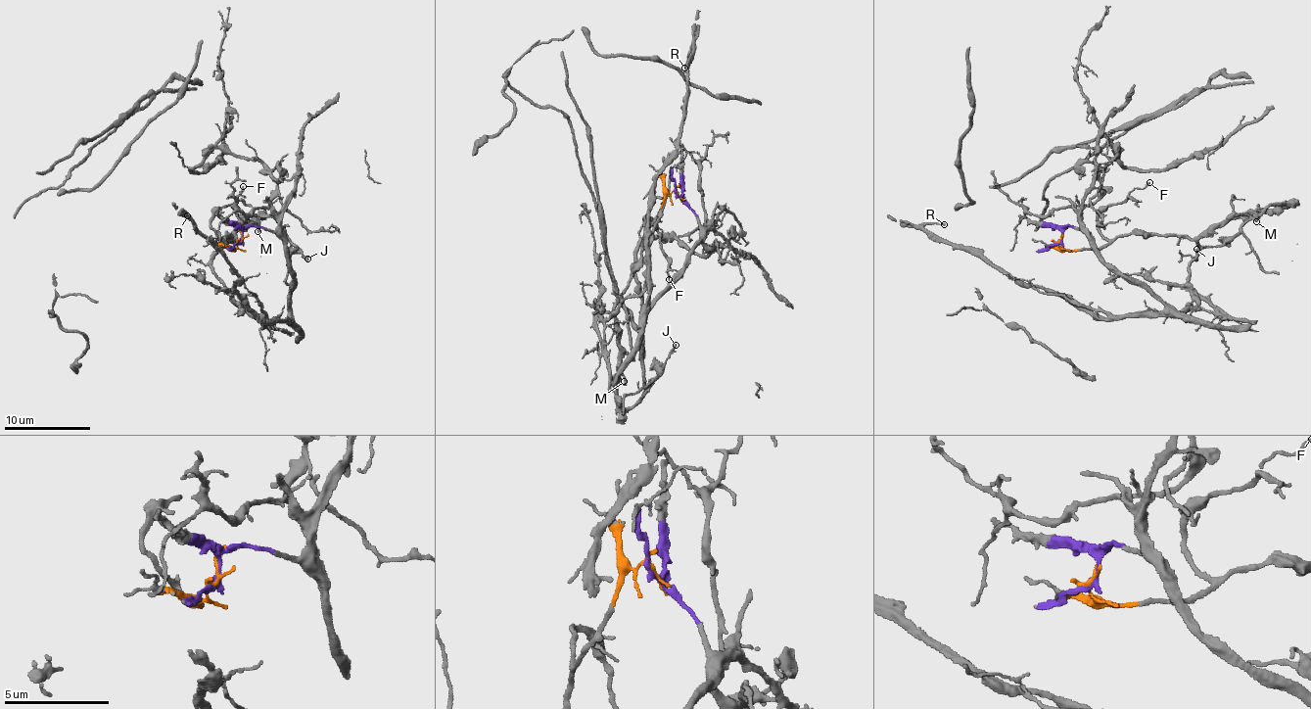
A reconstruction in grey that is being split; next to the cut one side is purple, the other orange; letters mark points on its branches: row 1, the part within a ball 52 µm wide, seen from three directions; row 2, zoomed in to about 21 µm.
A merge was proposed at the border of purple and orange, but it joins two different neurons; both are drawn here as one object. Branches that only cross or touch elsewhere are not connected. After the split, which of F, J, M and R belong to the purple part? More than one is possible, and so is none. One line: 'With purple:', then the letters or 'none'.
With purple: R

